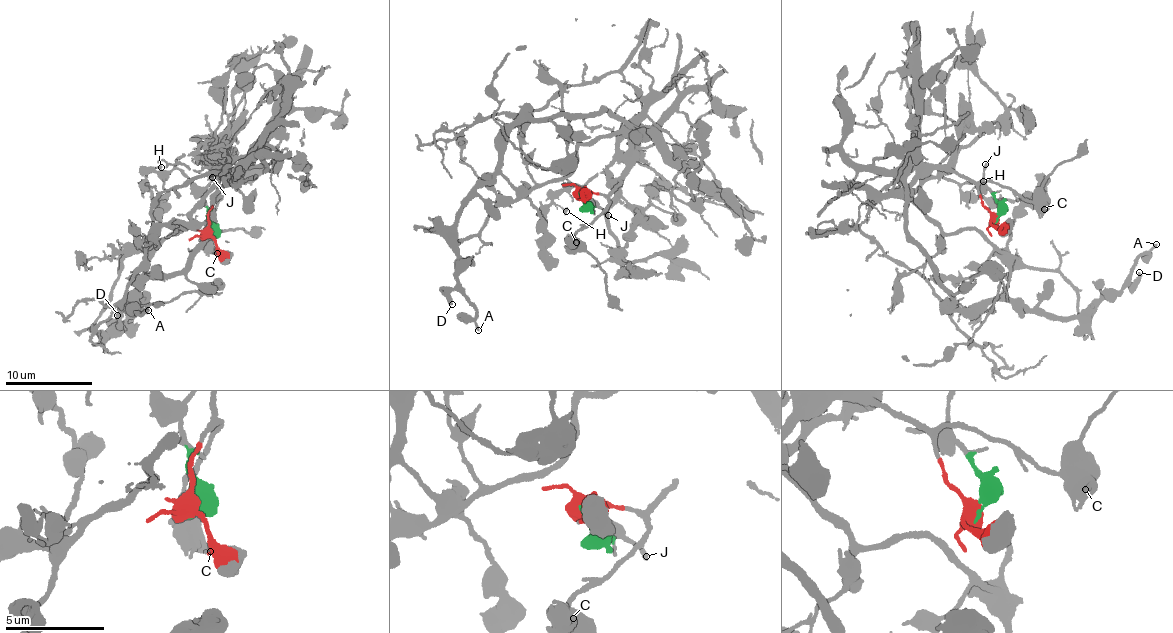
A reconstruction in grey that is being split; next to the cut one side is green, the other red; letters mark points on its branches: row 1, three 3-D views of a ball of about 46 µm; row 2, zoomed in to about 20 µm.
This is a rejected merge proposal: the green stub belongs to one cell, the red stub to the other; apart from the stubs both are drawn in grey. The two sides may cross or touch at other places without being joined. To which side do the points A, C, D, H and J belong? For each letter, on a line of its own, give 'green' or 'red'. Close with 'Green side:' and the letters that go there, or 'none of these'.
A: red
C: red
D: red
H: green
J: green
Green side: H, J

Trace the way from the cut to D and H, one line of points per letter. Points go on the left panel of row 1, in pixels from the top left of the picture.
D: (210, 235), (216, 159), (236, 161), (185, 267), (137, 279), (121, 313), (127, 327), (117, 315)
H: (210, 235), (211, 219), (203, 196), (177, 168), (148, 172), (161, 166)

